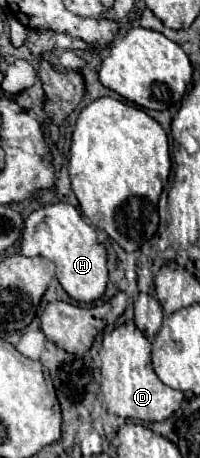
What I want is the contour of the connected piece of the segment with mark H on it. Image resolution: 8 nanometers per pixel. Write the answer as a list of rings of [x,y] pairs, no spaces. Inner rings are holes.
[[[68,202],[46,204],[34,210],[22,232],[22,254],[24,256],[46,256],[56,264],[56,278],[62,288],[78,302],[98,300],[108,284],[108,252],[102,242],[98,242],[98,232],[90,226],[84,216]]]

